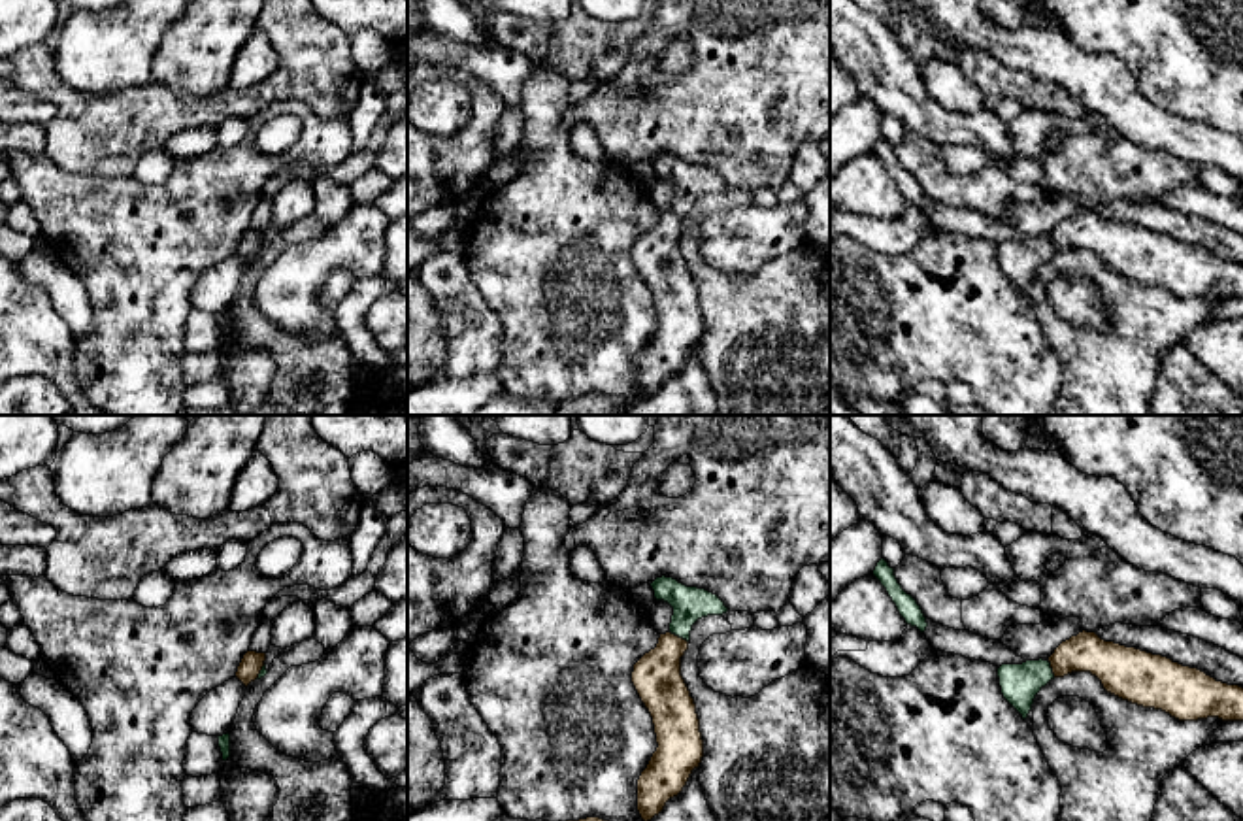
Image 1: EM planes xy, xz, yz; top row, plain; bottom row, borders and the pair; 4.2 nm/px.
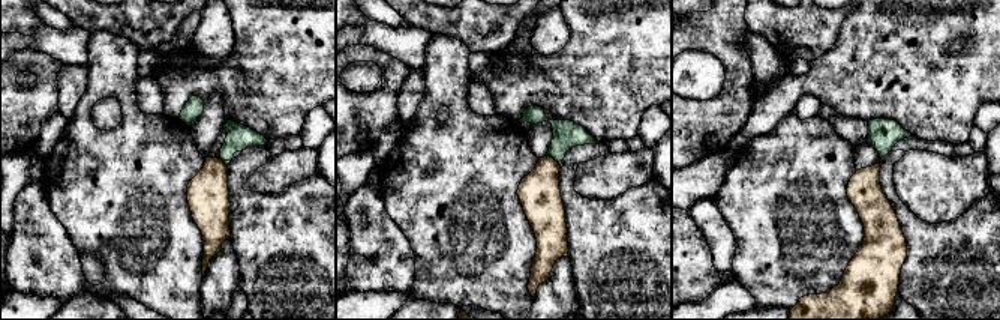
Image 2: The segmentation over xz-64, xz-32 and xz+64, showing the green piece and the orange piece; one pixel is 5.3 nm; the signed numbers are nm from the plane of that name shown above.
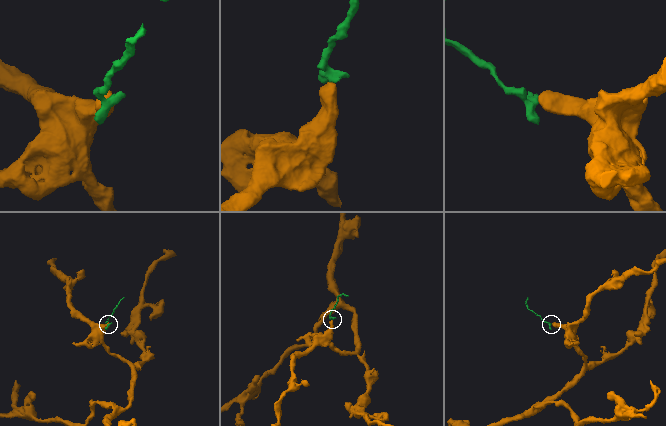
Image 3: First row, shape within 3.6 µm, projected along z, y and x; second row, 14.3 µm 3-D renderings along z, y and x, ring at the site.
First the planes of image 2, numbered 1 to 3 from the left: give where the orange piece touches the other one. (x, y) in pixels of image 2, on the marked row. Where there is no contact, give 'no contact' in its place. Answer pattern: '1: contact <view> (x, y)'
1: no contact
2: contact xz-32 (553, 158)
3: no contact

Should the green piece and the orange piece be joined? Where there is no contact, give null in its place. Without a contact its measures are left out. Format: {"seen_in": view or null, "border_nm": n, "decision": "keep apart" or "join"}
{"seen_in": "xz", "border_nm": 90, "decision": "keep apart"}

